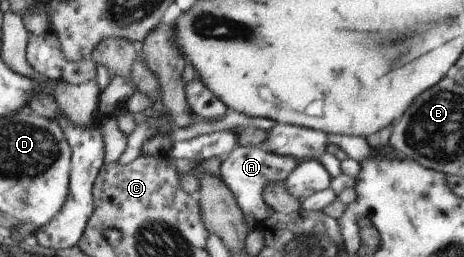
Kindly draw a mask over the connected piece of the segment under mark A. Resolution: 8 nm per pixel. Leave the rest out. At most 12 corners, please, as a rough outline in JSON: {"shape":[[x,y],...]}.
{"shape":[[238,144],[220,177],[244,213],[262,225],[275,212],[263,197],[285,181],[295,157]]}

